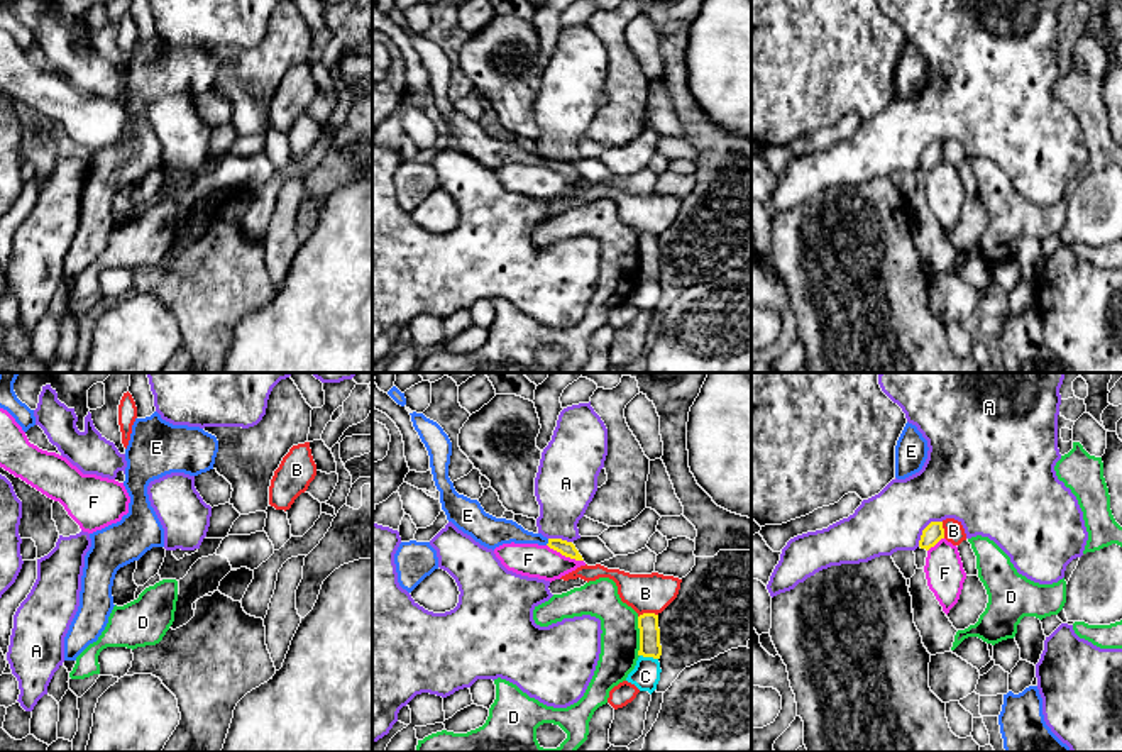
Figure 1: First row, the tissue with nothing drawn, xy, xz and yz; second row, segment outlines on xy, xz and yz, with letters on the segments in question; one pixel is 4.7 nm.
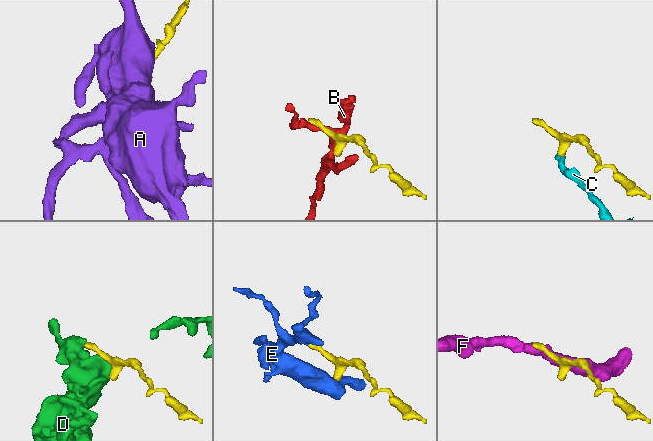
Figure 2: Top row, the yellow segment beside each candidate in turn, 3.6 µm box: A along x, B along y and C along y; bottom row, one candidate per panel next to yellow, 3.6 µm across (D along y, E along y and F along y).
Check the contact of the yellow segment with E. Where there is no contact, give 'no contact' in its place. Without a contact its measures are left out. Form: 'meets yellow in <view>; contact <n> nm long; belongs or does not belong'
meets yellow in xz; contact 40 nm long; belongs

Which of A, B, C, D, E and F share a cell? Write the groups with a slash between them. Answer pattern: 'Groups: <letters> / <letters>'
Groups: A / B / C / D / E / F

